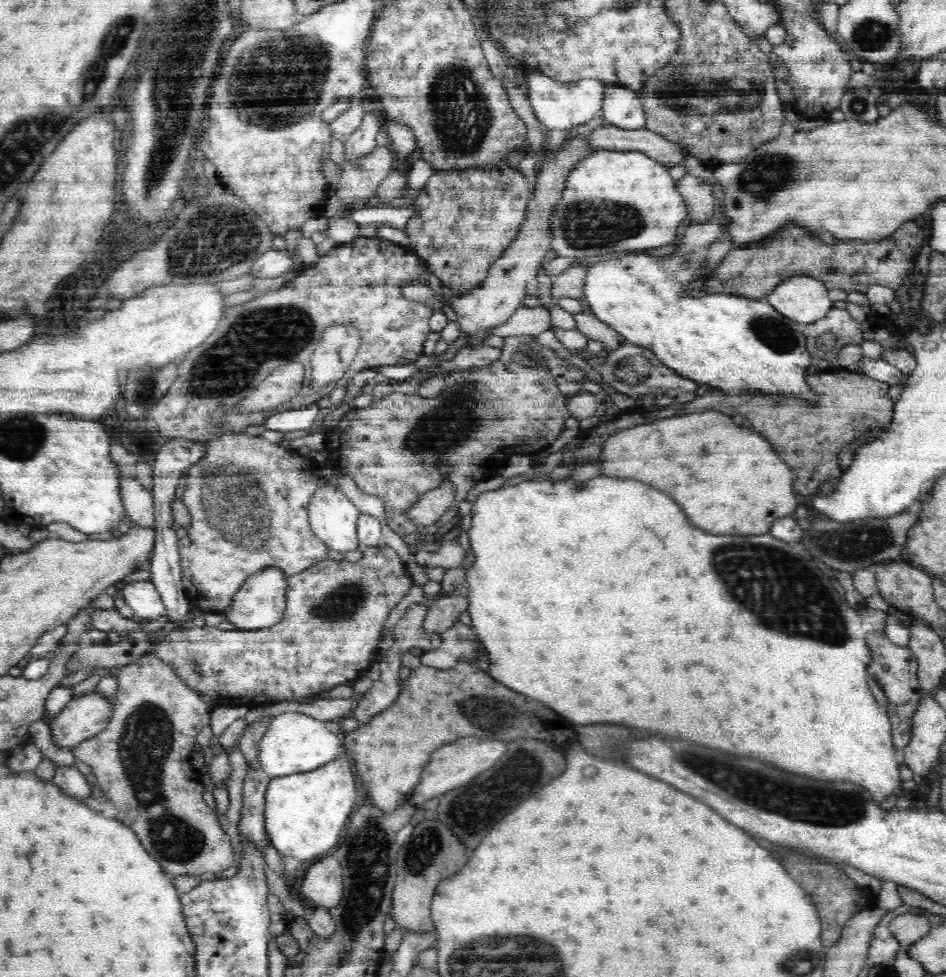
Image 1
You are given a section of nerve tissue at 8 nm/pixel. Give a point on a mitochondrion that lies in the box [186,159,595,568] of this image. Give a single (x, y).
(234, 502)

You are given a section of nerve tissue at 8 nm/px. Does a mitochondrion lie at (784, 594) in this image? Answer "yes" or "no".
yes

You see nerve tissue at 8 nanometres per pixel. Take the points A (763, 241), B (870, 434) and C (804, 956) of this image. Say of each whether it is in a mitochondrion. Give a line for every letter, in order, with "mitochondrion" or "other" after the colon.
A: other
B: other
C: mitochondrion

